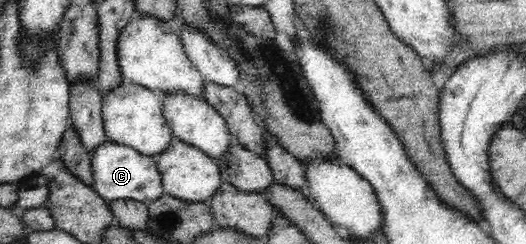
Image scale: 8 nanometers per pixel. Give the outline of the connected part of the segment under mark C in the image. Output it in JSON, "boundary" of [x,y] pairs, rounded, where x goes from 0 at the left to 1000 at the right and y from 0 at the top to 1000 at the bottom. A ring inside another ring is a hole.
{"boundary":[[[205,578],[192,586],[173,635],[175,762],[183,795],[203,832],[245,811],[285,832],[308,803],[306,713],[298,693],[298,660],[293,643],[270,631],[243,594]]]}

